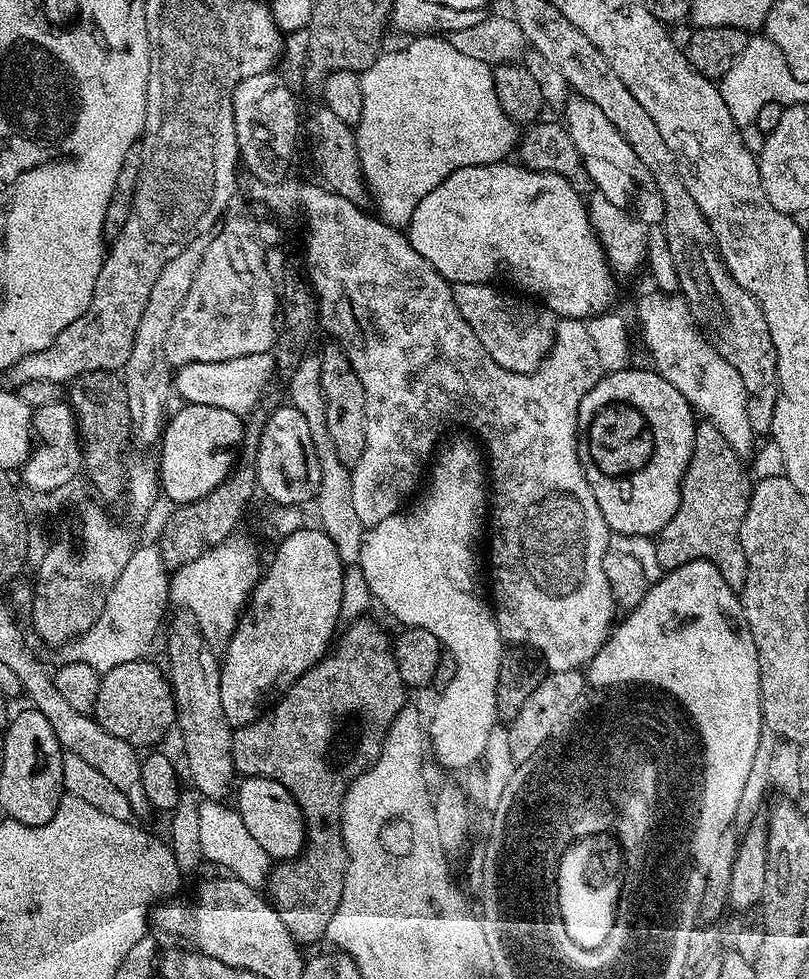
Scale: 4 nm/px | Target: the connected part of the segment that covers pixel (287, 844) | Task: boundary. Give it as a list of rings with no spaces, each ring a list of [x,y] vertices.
[[[248,774],[239,781],[235,796],[234,807],[242,822],[246,822],[246,830],[250,830],[250,835],[257,840],[258,846],[262,846],[262,850],[266,850],[273,861],[295,860],[304,851],[304,815],[282,782],[263,774]]]

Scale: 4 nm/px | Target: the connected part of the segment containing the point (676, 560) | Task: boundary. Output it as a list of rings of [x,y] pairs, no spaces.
[[[697,423],[694,450],[680,487],[678,510],[674,514],[674,518],[670,518],[670,522],[666,522],[666,526],[658,533],[656,540],[658,562],[661,569],[671,570],[691,560],[711,560],[714,566],[718,566],[722,578],[726,578],[730,587],[737,590],[743,588],[746,582],[746,554],[742,550],[740,527],[746,518],[752,489],[753,485],[750,483],[745,461],[730,446],[730,442],[726,442],[726,438],[722,438],[722,434],[713,424]]]

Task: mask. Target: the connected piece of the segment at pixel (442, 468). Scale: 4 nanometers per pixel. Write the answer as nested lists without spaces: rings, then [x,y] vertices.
[[[456,436],[444,449],[439,449],[440,457],[436,460],[436,465],[432,468],[432,481],[428,484],[428,489],[424,492],[424,500],[420,500],[416,505],[405,507],[403,510],[390,514],[390,518],[385,518],[384,521],[371,525],[365,531],[364,541],[362,542],[362,554],[360,555],[360,563],[358,567],[362,570],[362,574],[366,574],[366,582],[370,586],[372,595],[377,605],[381,604],[394,619],[400,623],[400,626],[409,628],[428,628],[430,634],[434,634],[440,639],[441,645],[447,651],[453,654],[461,654],[464,652],[464,657],[461,655],[456,661],[456,673],[440,695],[440,709],[432,716],[432,724],[430,720],[430,748],[436,751],[436,756],[448,768],[468,768],[475,760],[479,761],[483,757],[486,750],[486,740],[488,739],[492,728],[498,724],[496,714],[496,691],[498,690],[498,674],[500,667],[504,661],[504,653],[506,651],[506,641],[504,635],[498,630],[496,625],[496,617],[493,609],[487,603],[484,604],[475,596],[472,591],[476,588],[476,535],[480,532],[480,519],[485,519],[486,505],[490,500],[490,492],[486,487],[486,456],[482,451],[481,445],[475,439],[467,440],[464,436]]]

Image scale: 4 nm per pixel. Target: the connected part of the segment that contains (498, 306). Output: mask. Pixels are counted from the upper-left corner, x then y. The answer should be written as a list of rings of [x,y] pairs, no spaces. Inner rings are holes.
[[[495,283],[452,284],[454,302],[482,342],[482,346],[502,366],[511,372],[533,372],[552,349],[558,317],[555,312],[532,298],[511,291],[499,292]],[[516,295],[516,296],[511,296]]]

